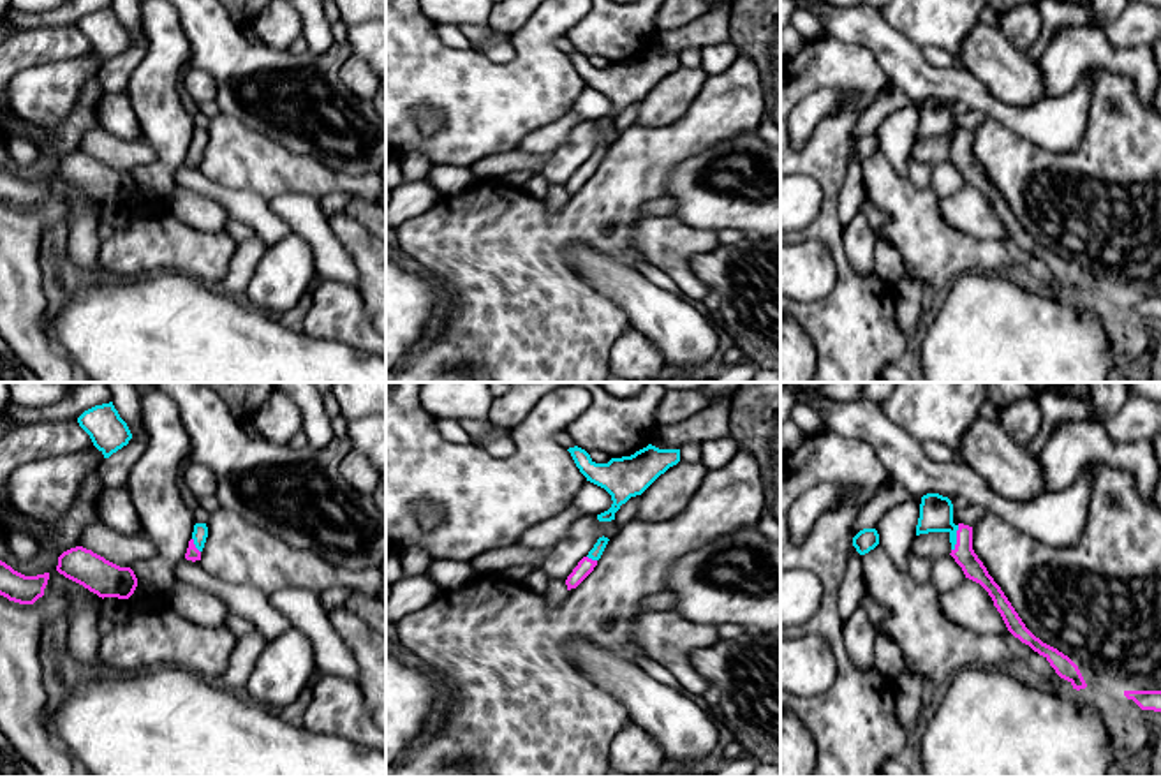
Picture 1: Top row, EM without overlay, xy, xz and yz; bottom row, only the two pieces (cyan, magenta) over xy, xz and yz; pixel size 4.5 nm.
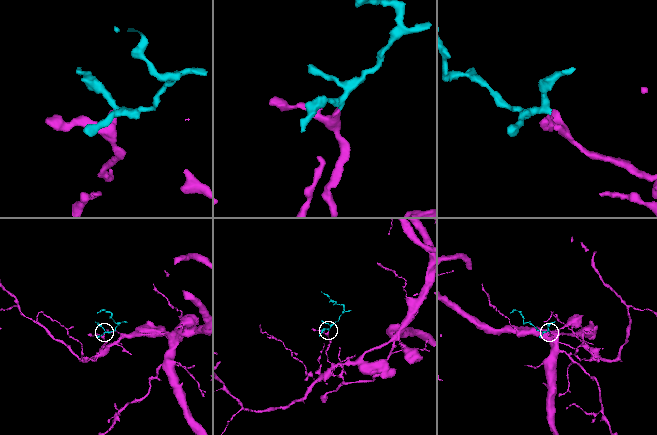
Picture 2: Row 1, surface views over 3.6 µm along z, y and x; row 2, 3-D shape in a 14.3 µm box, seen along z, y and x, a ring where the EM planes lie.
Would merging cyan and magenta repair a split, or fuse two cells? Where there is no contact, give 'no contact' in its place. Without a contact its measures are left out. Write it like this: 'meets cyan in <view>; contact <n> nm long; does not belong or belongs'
meets cyan in yz; contact 120 nm long; belongs

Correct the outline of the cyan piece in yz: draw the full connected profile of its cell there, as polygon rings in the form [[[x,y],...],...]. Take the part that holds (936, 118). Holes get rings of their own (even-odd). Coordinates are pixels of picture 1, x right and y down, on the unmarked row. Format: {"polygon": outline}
{"polygon": [[[927,99],[921,102],[916,141],[928,137],[950,139],[950,160],[962,173],[965,183],[980,189],[988,197],[1008,236],[1015,243],[1018,243],[1022,248],[1029,250],[1034,257],[1043,261],[1055,275],[1055,278],[1061,284],[1068,285],[1073,294],[1080,296],[1087,292],[1078,271],[1068,261],[1043,248],[1025,233],[1001,192],[994,187],[983,167],[974,159],[972,132],[964,129],[953,129],[953,109],[948,102],[943,102],[939,99]]]}

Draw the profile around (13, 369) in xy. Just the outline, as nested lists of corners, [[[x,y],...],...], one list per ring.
[[[0,337],[0,382],[41,382],[37,374],[30,370]]]

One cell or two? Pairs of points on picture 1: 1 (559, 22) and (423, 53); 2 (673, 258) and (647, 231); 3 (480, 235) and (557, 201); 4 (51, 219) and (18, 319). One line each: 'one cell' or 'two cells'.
1: one cell
2: one cell
3: two cells
4: one cell

